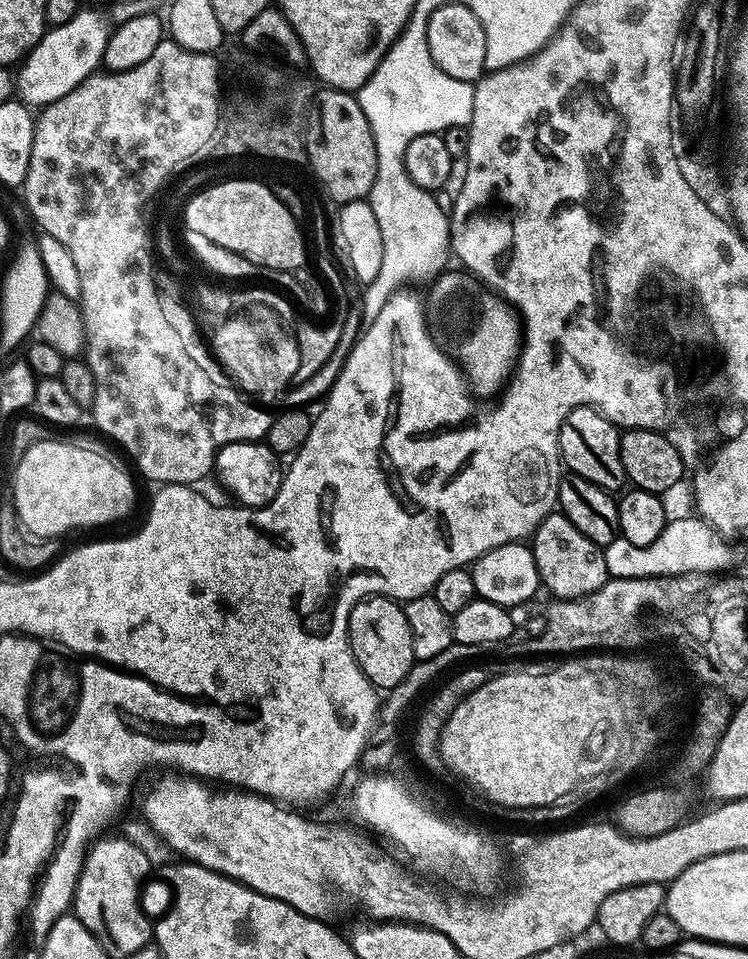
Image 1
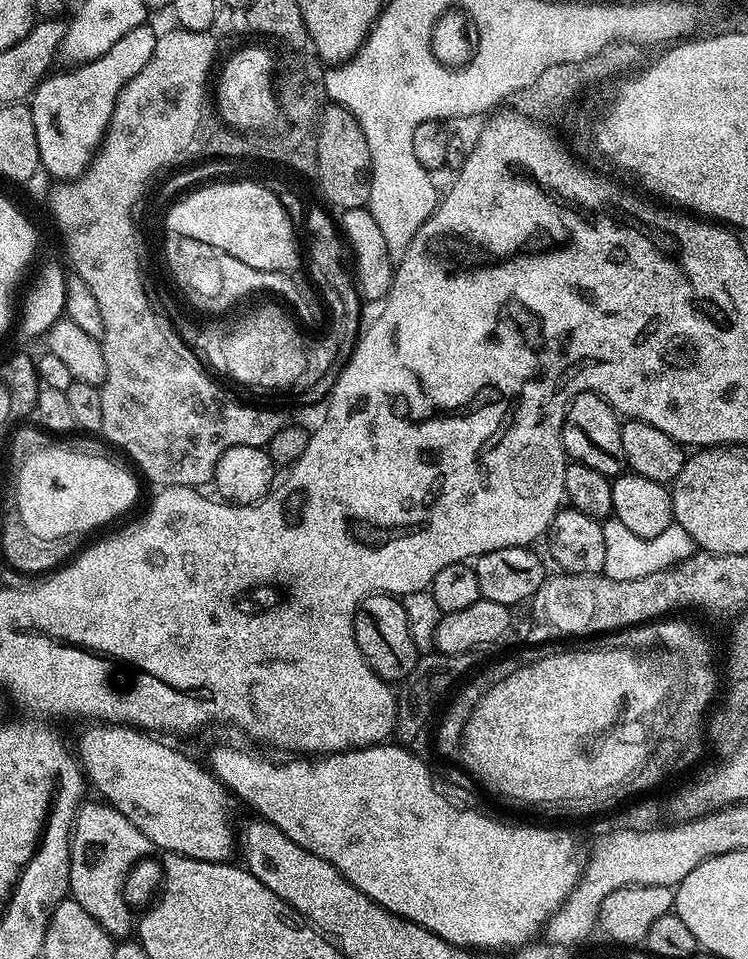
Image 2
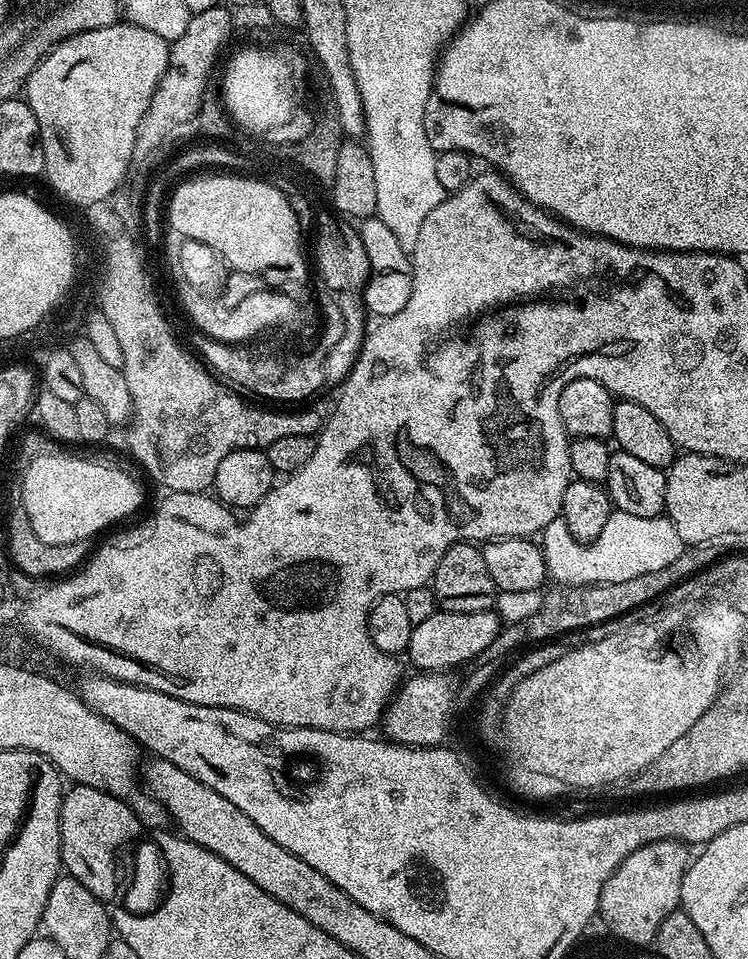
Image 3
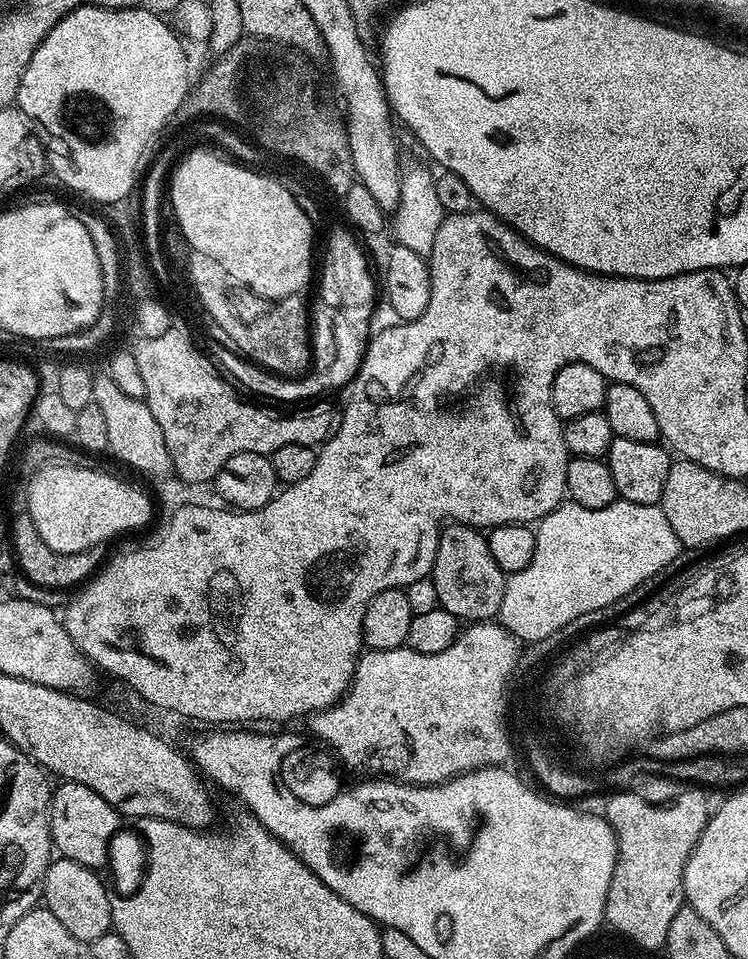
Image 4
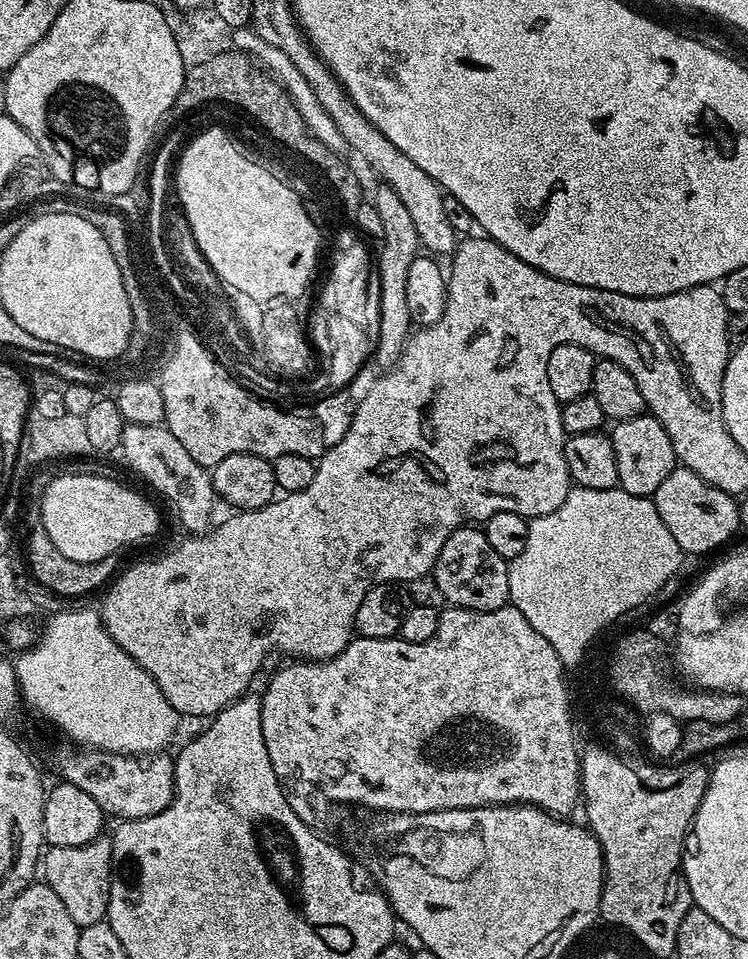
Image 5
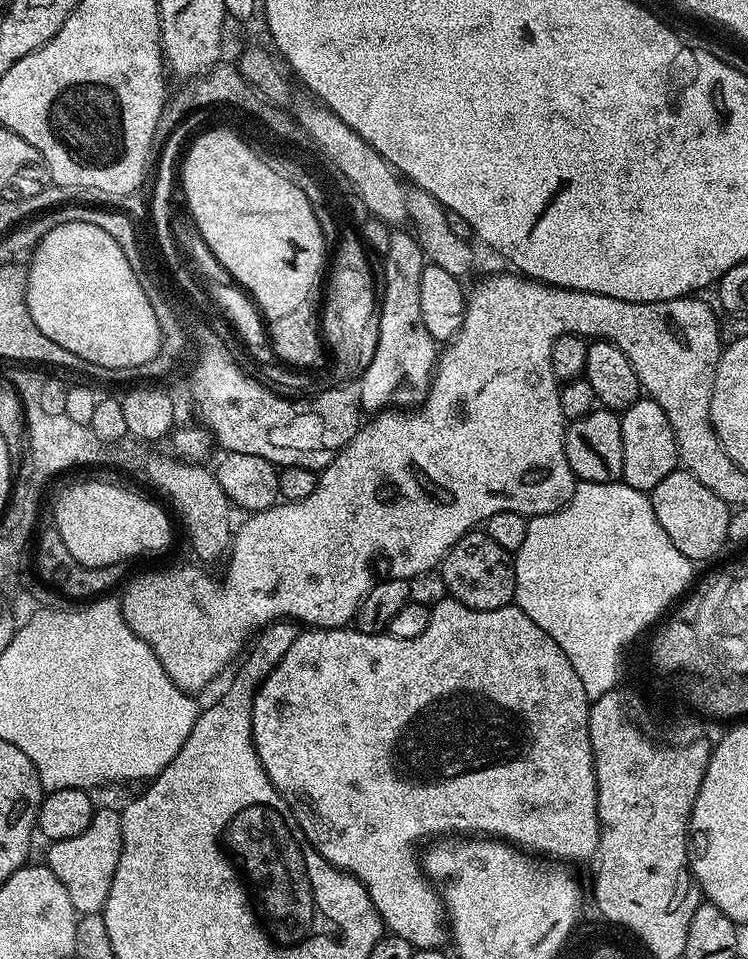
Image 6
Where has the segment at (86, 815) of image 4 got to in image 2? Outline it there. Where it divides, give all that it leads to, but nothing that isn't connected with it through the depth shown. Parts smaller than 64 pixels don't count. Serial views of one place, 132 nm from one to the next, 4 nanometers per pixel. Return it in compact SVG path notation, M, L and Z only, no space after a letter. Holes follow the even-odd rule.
M84 802L77 807L74 827L70 833L68 891L71 899L76 900L78 906L82 906L82 910L86 910L86 914L90 914L90 918L94 918L94 922L101 924L108 931L109 936L124 938L131 933L128 931L131 928L133 931L134 928L134 916L132 920L134 912L124 897L124 883L127 882L127 876L131 874L132 868L153 851L153 846L150 838L146 838L146 834L142 834L142 830L138 830L138 826L134 826L134 822L130 822L130 818L126 818L117 808L107 802L99 803L87 804Z

